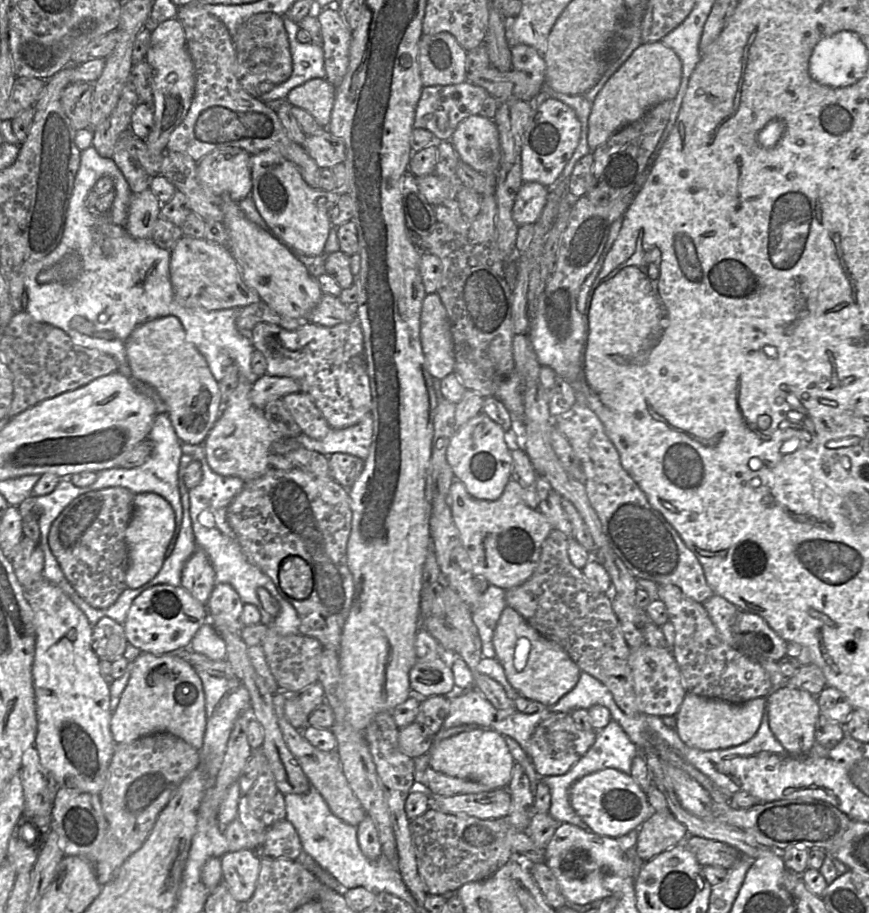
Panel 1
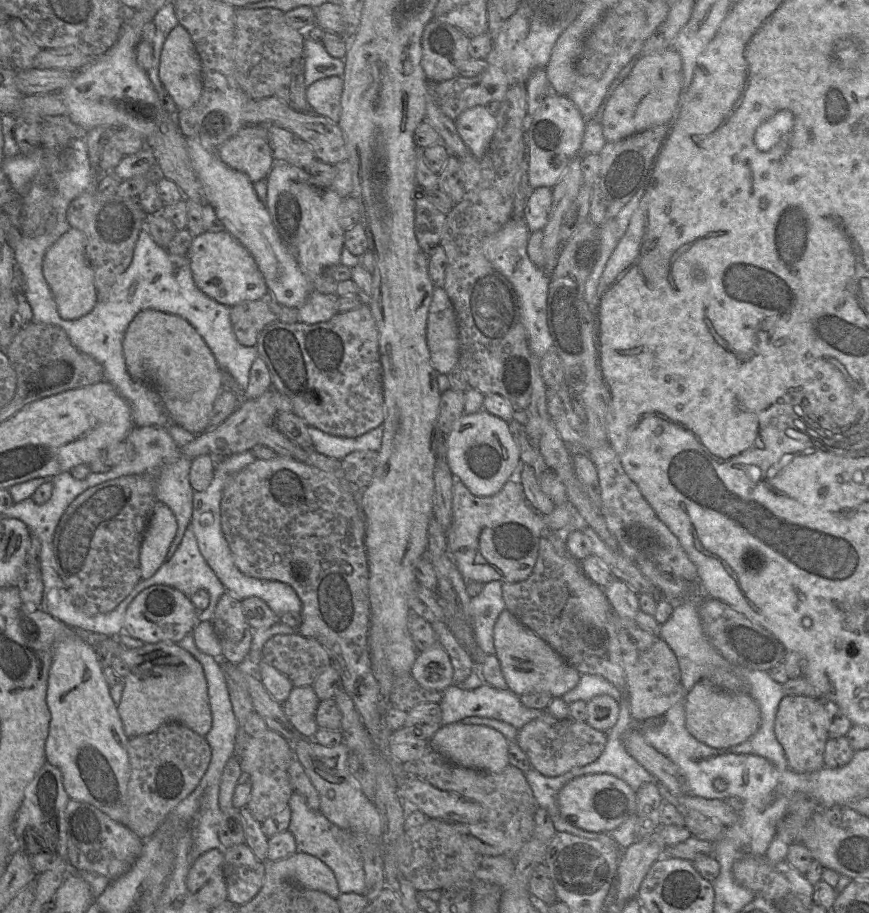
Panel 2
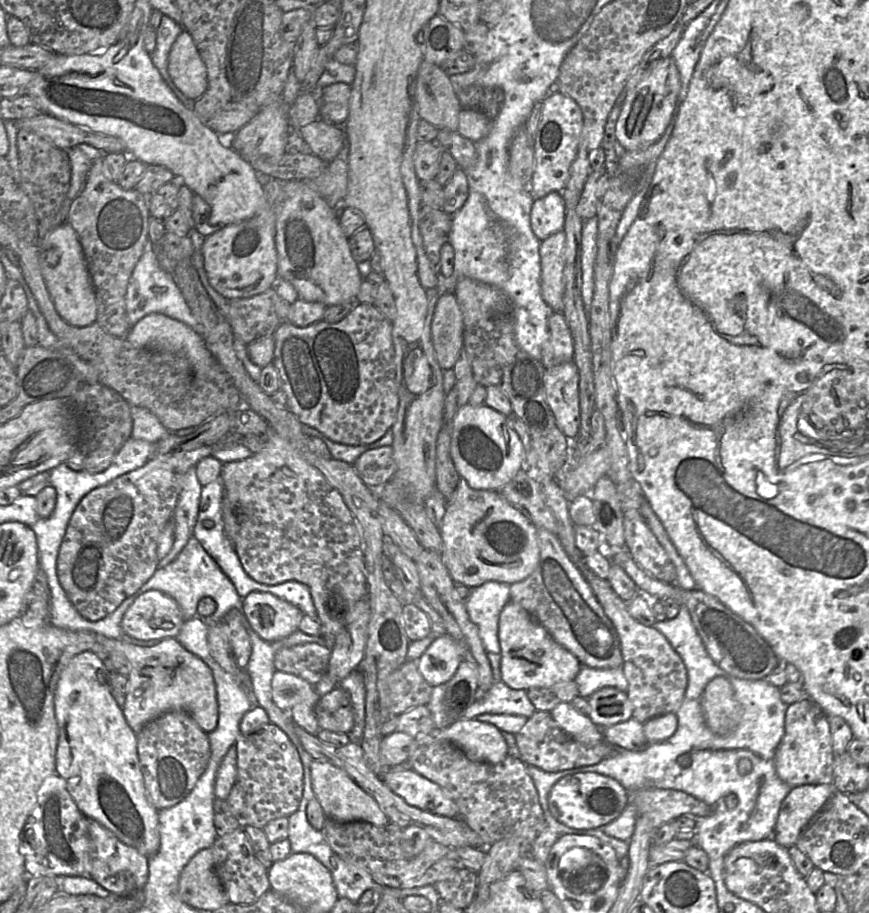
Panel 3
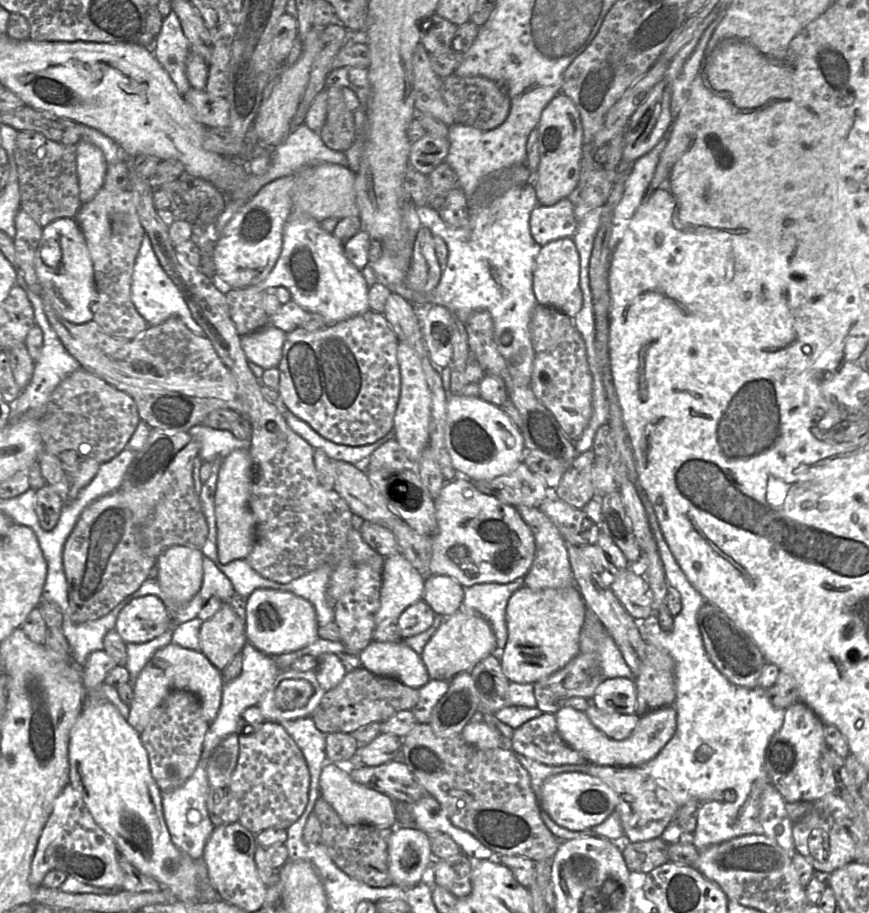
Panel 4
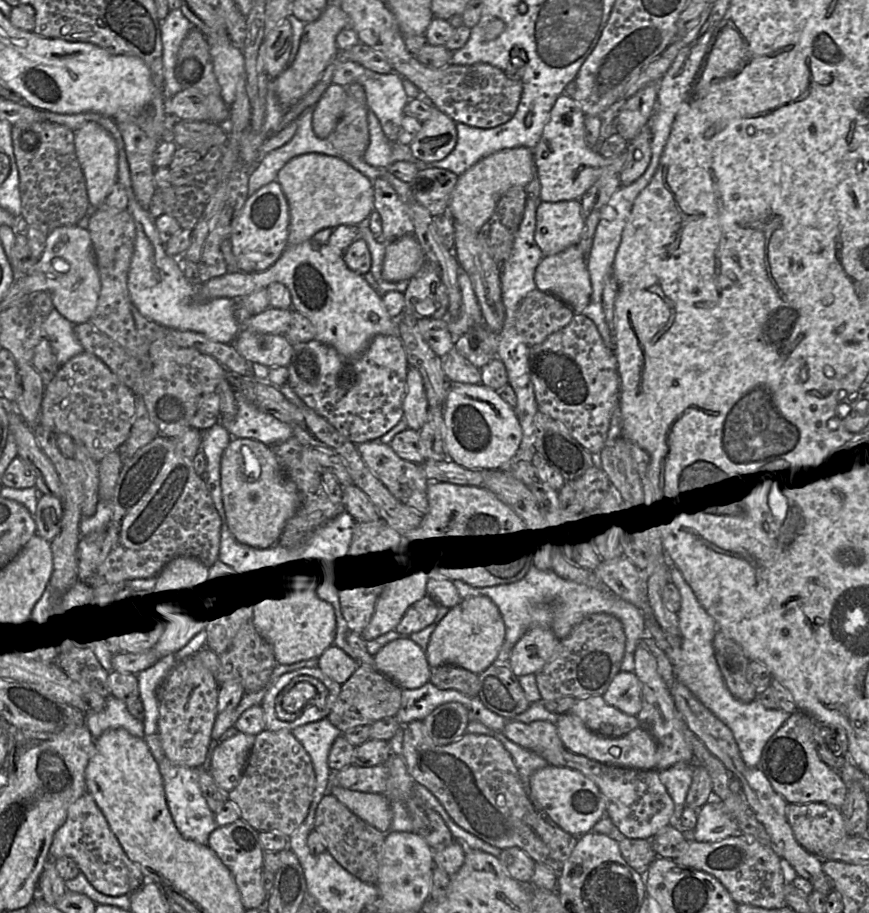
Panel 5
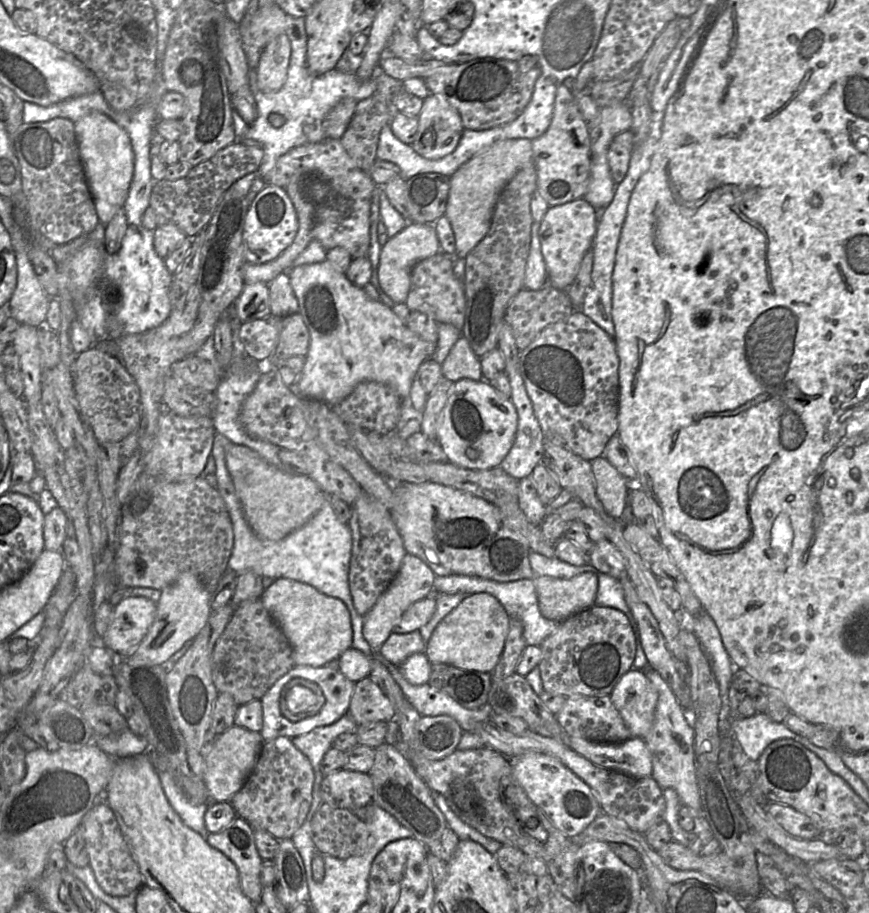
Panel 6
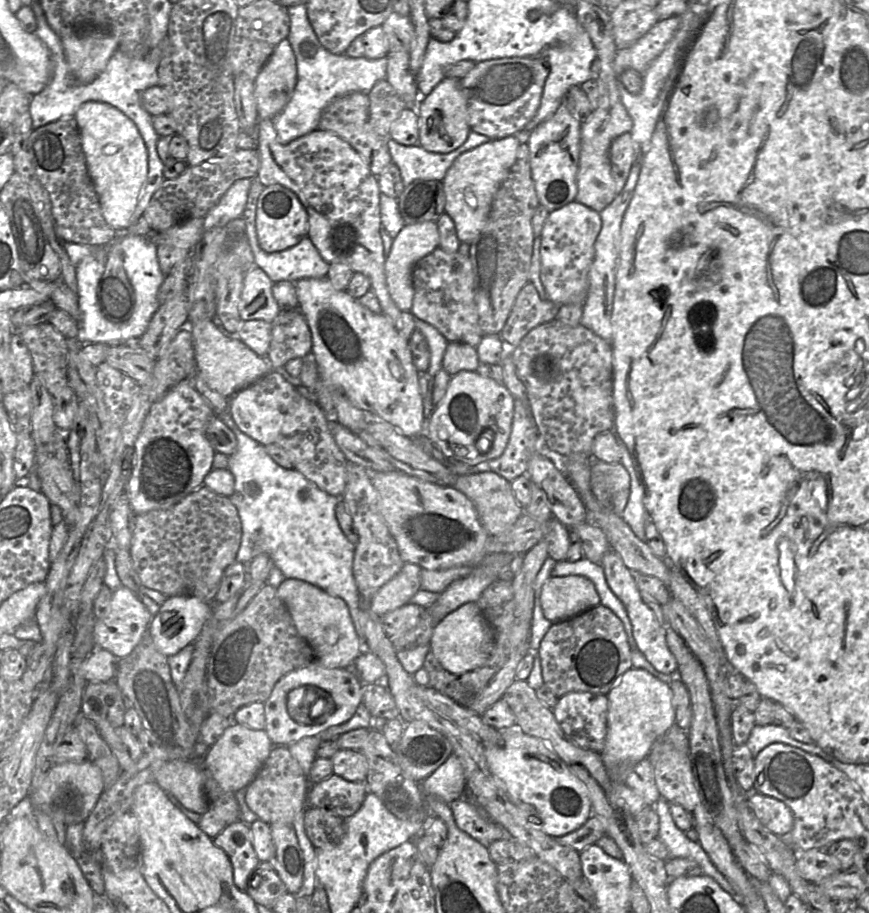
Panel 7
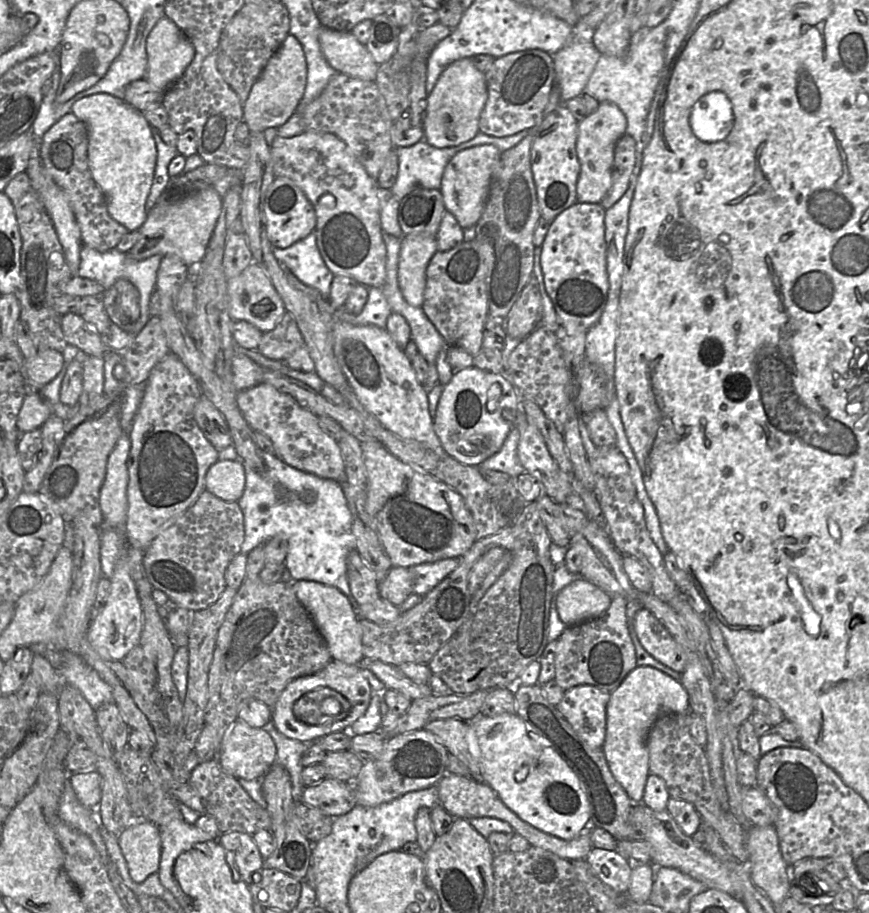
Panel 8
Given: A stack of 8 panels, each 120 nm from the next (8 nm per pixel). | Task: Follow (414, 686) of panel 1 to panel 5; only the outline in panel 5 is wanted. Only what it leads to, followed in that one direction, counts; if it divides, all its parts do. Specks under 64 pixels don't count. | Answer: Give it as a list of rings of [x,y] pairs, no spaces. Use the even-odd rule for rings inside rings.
[[[486,596],[461,600],[441,619],[425,650],[431,668],[455,665],[480,674],[491,666],[505,641],[505,624],[495,603]]]

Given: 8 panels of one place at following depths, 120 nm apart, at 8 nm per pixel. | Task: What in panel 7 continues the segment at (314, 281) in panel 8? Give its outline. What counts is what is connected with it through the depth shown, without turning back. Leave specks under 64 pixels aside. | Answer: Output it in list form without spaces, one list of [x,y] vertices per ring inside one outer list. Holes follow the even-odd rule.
[[[257,176],[251,179],[247,203],[243,216],[241,217],[246,223],[246,232],[254,257],[254,266],[262,269],[274,283],[280,281],[297,282],[301,279],[326,278],[329,271],[329,264],[321,257],[309,237],[304,237],[296,246],[281,252],[267,253],[262,250],[258,242],[255,224],[257,201],[264,188],[265,186],[259,181]]]

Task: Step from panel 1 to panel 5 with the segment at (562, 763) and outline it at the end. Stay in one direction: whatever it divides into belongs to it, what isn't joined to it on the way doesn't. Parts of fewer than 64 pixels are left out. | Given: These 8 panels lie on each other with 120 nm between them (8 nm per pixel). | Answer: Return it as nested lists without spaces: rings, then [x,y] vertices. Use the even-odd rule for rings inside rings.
[[[507,720],[502,733],[511,742],[537,754],[544,750],[566,749],[558,736],[556,725],[548,721],[522,723]]]

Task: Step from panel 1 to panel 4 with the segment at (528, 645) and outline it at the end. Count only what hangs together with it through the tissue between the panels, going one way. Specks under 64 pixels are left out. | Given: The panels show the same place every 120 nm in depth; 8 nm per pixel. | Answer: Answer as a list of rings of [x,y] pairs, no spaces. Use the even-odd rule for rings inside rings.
[[[576,585],[534,590],[521,587],[507,603],[508,638],[501,653],[501,667],[510,682],[535,683],[563,668],[580,652],[579,636],[586,605]]]

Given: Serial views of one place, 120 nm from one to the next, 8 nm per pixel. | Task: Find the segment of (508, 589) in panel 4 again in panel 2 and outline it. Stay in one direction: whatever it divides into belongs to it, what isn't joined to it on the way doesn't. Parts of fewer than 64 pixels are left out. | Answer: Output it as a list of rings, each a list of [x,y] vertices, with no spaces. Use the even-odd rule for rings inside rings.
[[[490,581],[482,591],[471,599],[470,623],[475,633],[479,651],[494,655],[493,629],[500,613],[506,608],[502,595],[503,583]]]

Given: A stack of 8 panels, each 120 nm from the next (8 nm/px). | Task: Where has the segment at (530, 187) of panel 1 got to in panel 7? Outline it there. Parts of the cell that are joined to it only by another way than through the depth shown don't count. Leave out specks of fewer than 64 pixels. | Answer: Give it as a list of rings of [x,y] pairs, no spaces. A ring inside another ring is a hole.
[[[576,200],[549,212],[540,235],[540,277],[549,300],[559,305],[583,304],[588,293],[588,272],[601,224],[600,213]]]

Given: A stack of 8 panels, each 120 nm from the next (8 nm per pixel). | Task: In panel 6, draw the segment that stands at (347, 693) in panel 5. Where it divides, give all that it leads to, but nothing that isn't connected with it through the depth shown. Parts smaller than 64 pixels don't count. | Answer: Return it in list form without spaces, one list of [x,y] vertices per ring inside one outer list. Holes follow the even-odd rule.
[[[368,676],[355,683],[347,715],[360,726],[395,719],[395,709],[381,688]]]

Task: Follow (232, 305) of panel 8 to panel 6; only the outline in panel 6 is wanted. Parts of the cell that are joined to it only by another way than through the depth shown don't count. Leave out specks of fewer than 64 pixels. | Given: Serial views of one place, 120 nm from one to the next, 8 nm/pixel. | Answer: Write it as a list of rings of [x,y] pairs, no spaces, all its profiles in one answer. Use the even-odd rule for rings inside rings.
[[[258,282],[245,285],[235,302],[235,317],[240,323],[264,319],[271,315],[269,285]]]

